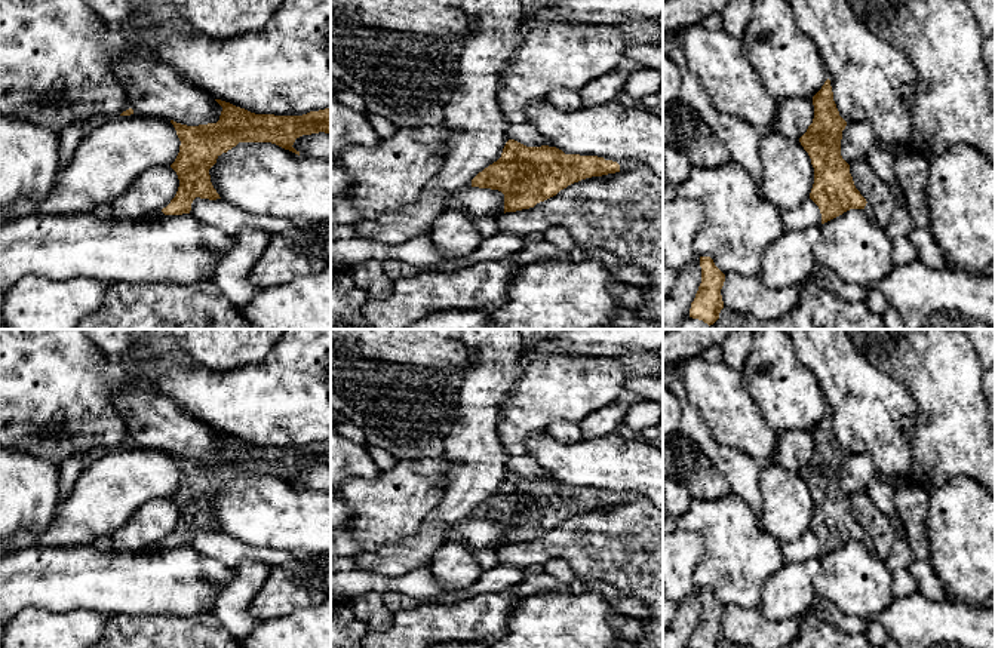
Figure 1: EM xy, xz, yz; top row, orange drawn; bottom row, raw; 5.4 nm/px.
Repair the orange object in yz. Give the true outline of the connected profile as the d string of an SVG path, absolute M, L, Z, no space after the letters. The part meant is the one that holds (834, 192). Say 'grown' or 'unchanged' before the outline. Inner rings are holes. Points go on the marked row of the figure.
unchanged | M829 79L813 96L813 105L813 123L799 142L814 168L810 199L819 206L824 224L850 209L865 209L867 202L856 188L850 165L841 156L847 122L839 116Z

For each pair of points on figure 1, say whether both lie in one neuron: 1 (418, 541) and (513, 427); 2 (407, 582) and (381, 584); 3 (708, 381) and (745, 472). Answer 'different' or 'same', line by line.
1: different
2: same
3: different

